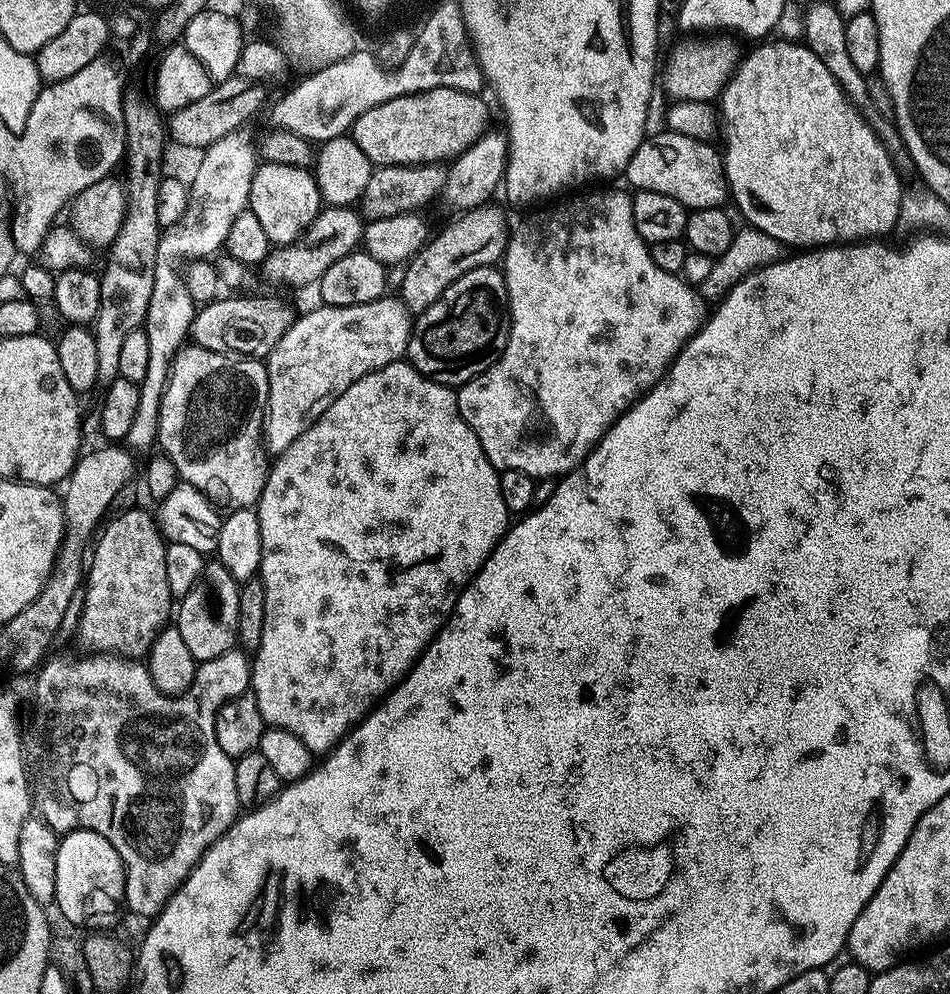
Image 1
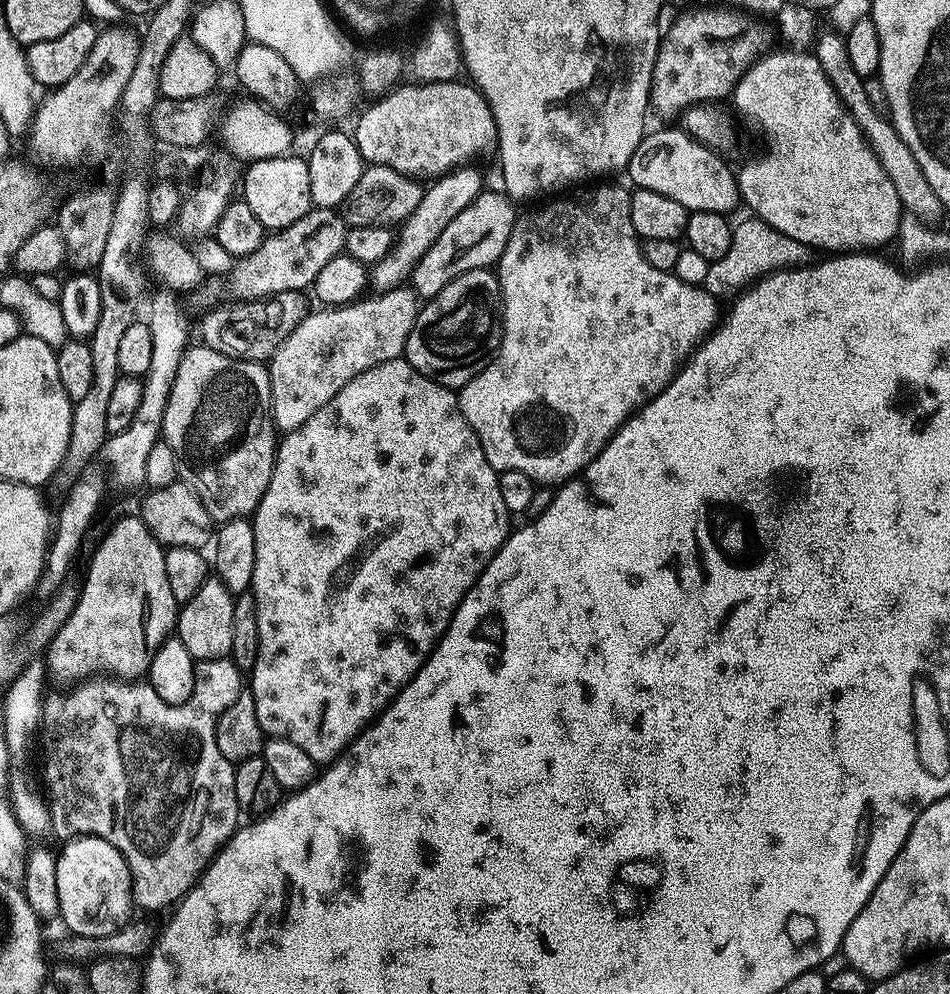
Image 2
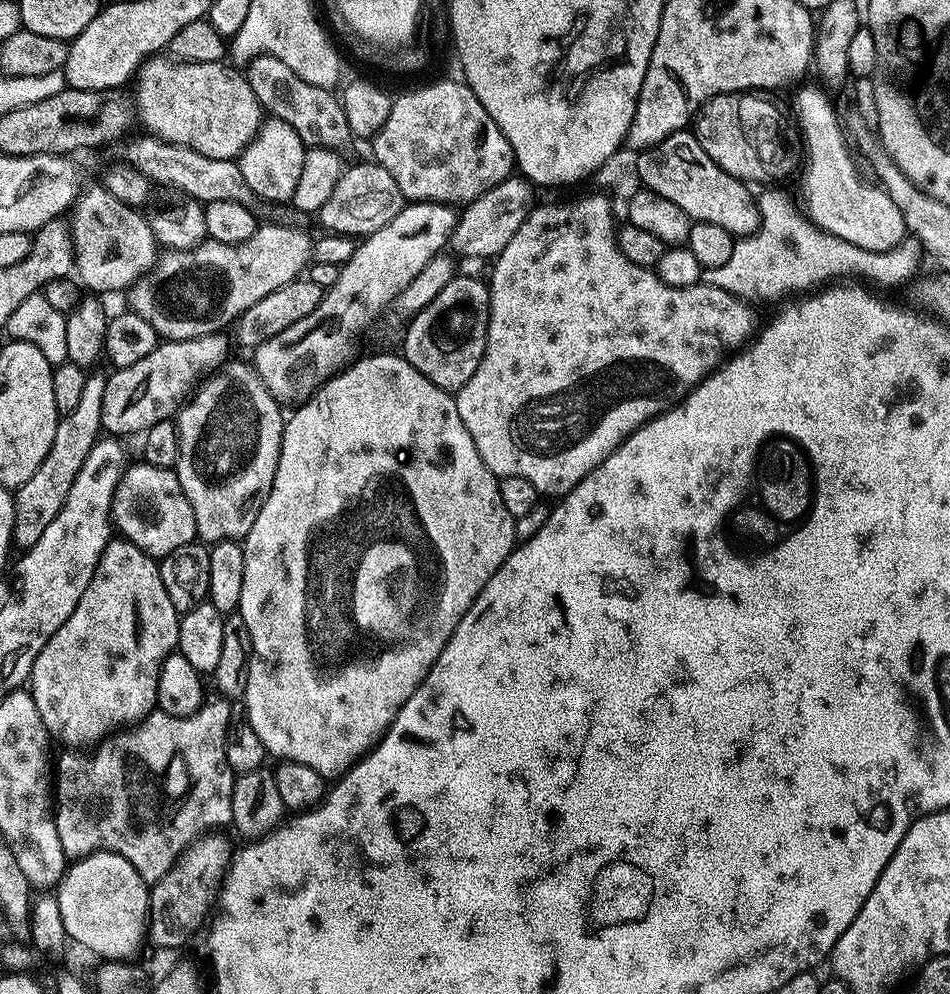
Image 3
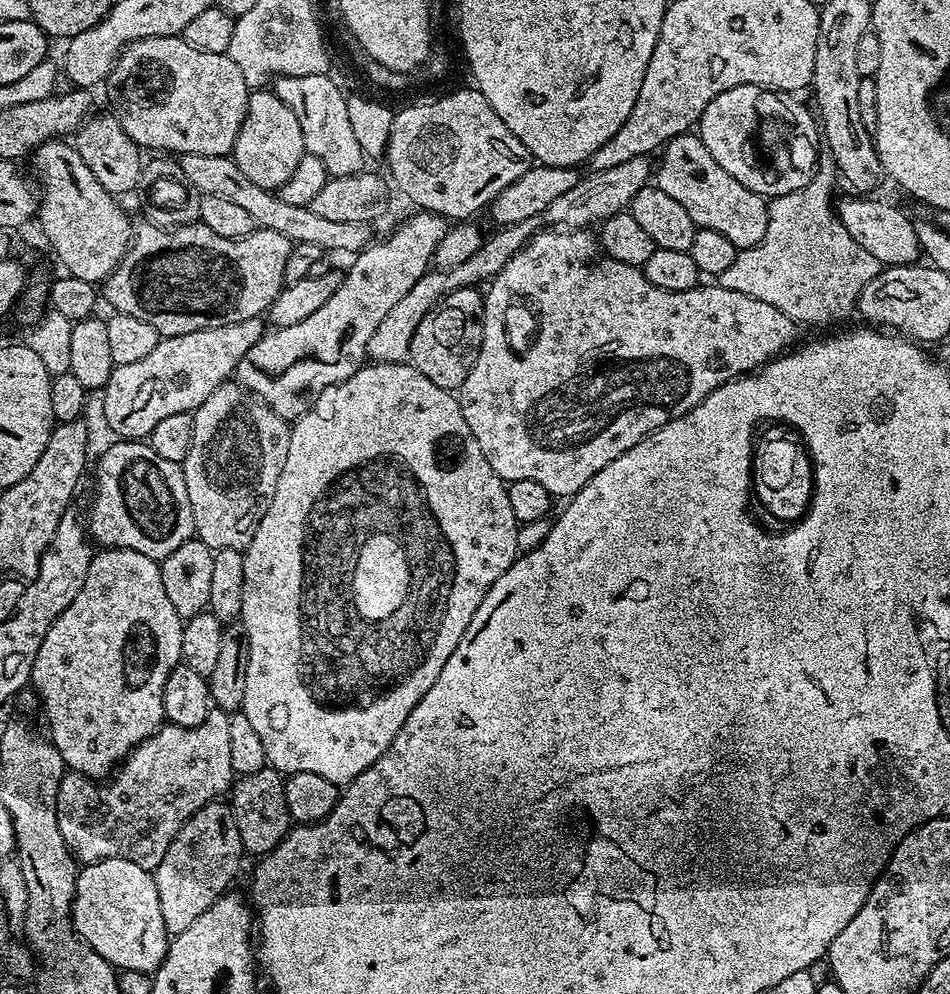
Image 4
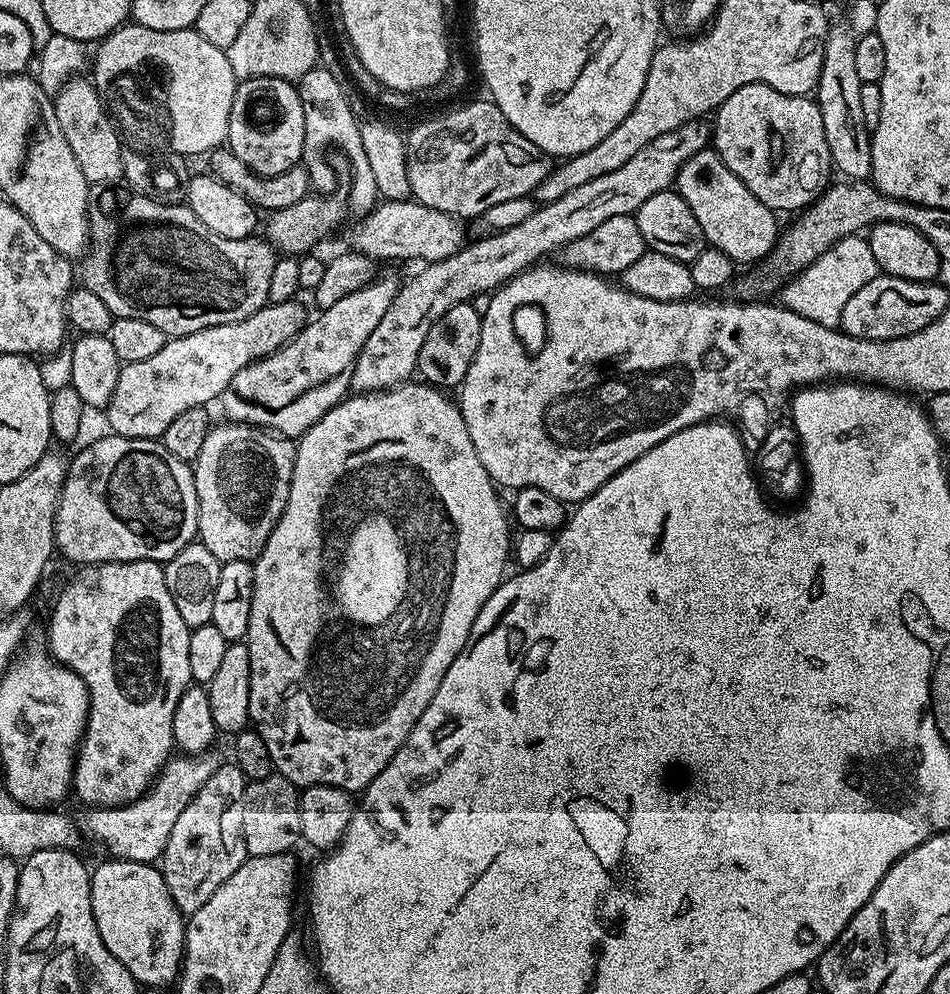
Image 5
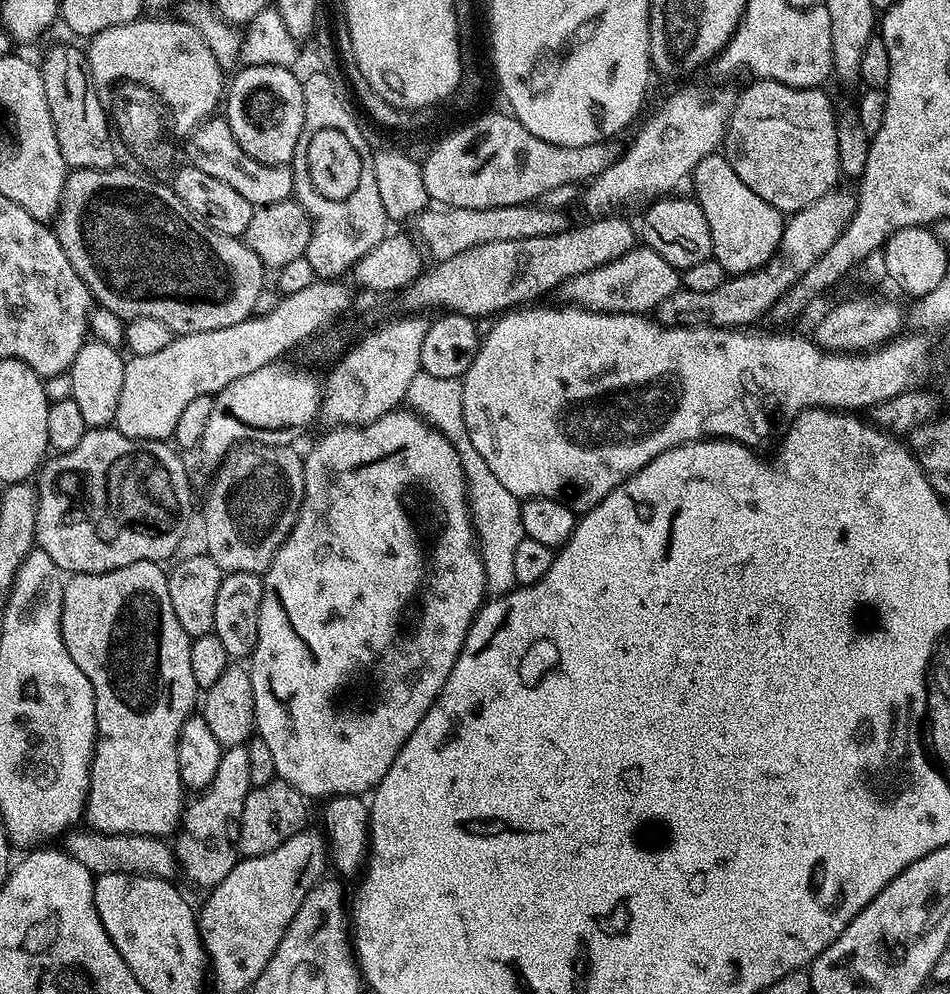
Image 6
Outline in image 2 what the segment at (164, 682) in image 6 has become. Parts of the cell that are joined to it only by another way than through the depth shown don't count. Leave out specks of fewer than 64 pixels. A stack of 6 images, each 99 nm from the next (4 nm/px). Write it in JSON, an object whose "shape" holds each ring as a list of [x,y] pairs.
{"shape":[[[136,514],[122,517],[105,534],[104,541],[97,546],[88,564],[88,573],[84,576],[84,585],[80,588],[80,597],[72,613],[65,620],[63,617],[55,636],[47,641],[46,668],[51,675],[53,672],[61,676],[70,684],[68,686],[87,681],[97,674],[123,682],[136,682],[147,677],[154,654],[173,635],[178,615],[178,605],[166,578],[165,551],[165,545],[152,537],[150,529]]]}

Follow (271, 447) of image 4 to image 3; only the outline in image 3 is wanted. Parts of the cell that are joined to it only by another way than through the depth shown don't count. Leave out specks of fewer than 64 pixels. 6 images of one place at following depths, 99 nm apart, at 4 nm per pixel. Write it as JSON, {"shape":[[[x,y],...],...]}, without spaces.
{"shape":[[[232,363],[221,364],[215,374],[209,375],[209,380],[191,393],[174,420],[180,439],[174,471],[190,508],[194,510],[197,537],[208,546],[219,544],[222,540],[239,541],[250,526],[254,526],[254,518],[258,518],[258,510],[262,510],[274,486],[274,470],[278,470],[286,419],[285,413],[280,413],[281,405],[270,394],[255,367],[251,363]]]}

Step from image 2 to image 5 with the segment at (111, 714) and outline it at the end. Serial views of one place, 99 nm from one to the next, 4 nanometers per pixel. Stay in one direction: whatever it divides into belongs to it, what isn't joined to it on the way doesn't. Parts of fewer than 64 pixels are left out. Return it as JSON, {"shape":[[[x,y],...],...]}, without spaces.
{"shape":[[[205,750],[199,754],[176,754],[169,759],[168,763],[161,768],[151,788],[138,799],[130,801],[128,804],[117,804],[115,808],[93,808],[87,814],[88,817],[82,820],[82,828],[88,832],[117,860],[133,860],[143,864],[151,864],[159,861],[166,850],[166,842],[170,838],[170,830],[174,830],[174,822],[178,822],[178,814],[186,810],[186,806],[210,782],[210,778],[220,769],[221,757],[215,756],[215,751]]]}

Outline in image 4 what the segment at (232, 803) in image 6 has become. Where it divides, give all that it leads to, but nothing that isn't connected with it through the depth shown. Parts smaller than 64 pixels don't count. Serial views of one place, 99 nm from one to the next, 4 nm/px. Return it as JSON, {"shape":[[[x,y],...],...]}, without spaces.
{"shape":[[[231,803],[207,804],[184,823],[170,850],[166,850],[166,858],[162,858],[162,862],[154,870],[158,886],[158,902],[162,905],[162,922],[166,922],[169,934],[190,930],[190,926],[194,926],[194,922],[206,910],[210,910],[210,906],[214,906],[214,902],[218,902],[220,896],[233,887],[232,879],[239,874],[240,859],[245,859],[245,856],[238,834],[238,822],[232,816]]]}

